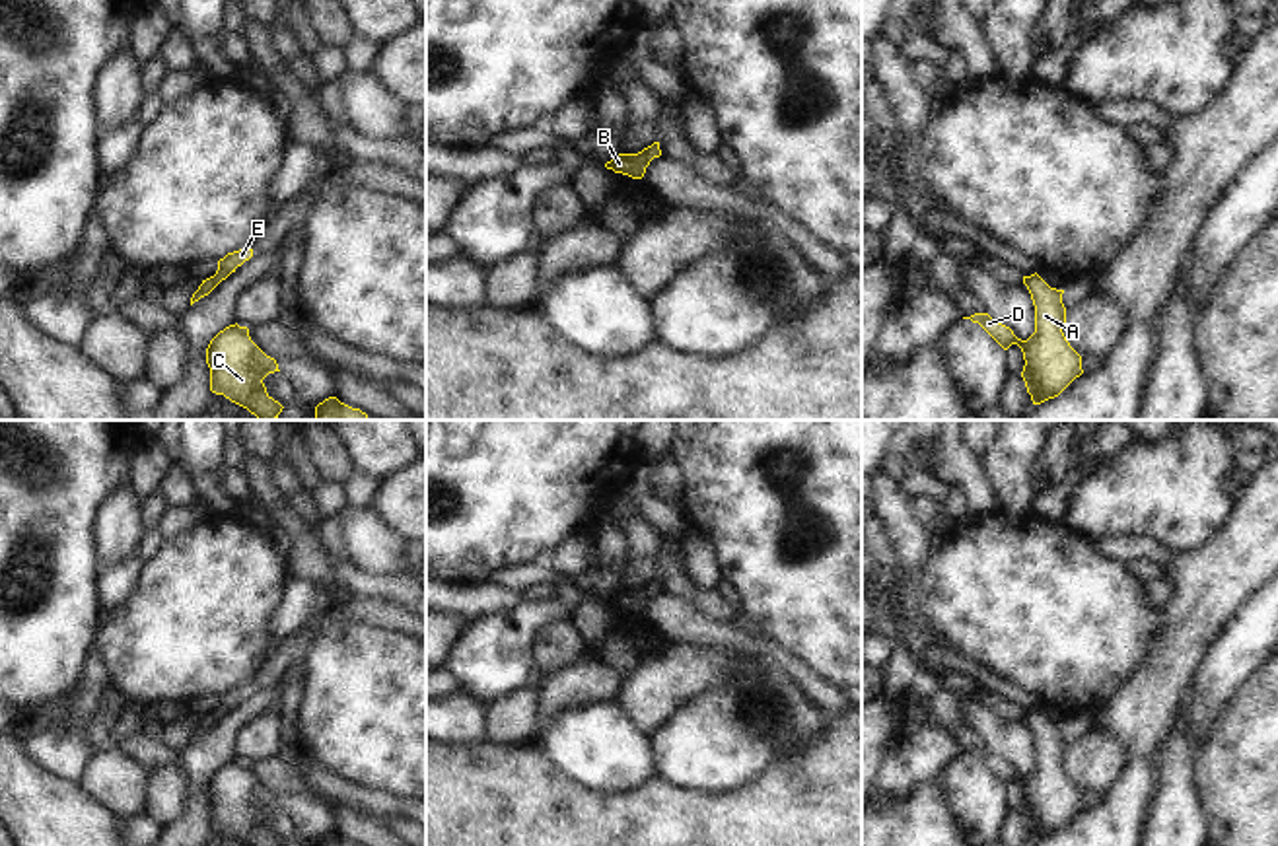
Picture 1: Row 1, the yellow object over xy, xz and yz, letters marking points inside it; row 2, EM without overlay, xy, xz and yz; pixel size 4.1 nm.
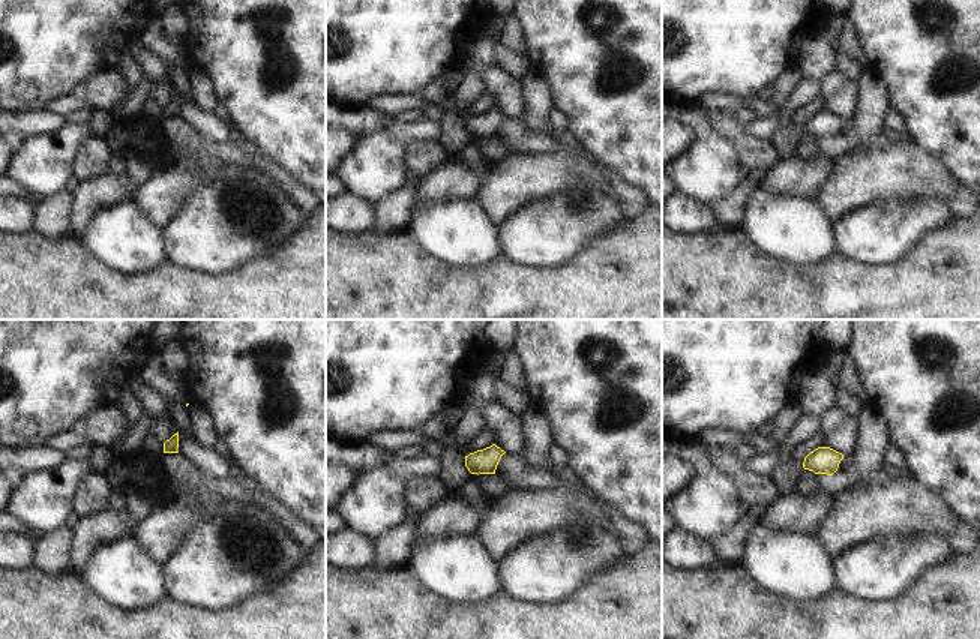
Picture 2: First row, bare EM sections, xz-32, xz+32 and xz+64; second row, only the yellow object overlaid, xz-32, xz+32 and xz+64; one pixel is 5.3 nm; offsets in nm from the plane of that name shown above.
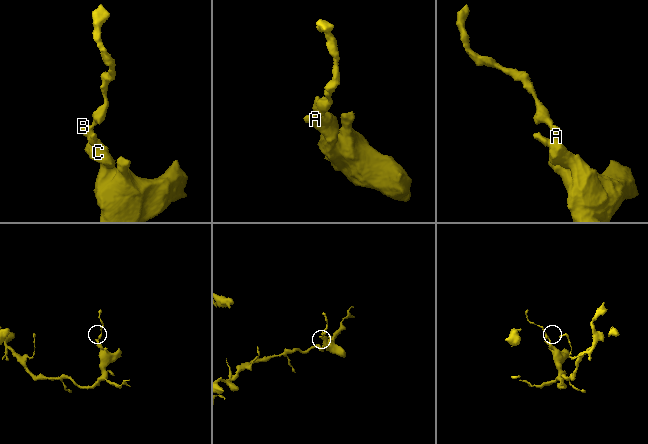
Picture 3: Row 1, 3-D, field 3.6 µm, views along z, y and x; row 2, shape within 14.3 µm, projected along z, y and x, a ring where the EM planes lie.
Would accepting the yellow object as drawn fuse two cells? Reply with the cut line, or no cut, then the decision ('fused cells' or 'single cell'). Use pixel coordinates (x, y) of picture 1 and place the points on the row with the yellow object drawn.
no cut; single cell

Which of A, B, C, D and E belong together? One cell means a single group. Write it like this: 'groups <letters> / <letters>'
groups A B C D E

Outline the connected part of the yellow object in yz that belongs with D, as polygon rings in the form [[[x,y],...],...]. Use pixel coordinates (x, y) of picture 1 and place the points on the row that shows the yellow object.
[[[1037,272],[1023,276],[1023,284],[1035,305],[1035,333],[1027,340],[1017,338],[1010,327],[994,321],[988,313],[963,319],[978,323],[1004,350],[1012,344],[1021,348],[1025,360],[1021,377],[1033,405],[1041,405],[1058,397],[1083,373],[1082,356],[1062,333],[1066,325],[1064,290],[1050,288]]]

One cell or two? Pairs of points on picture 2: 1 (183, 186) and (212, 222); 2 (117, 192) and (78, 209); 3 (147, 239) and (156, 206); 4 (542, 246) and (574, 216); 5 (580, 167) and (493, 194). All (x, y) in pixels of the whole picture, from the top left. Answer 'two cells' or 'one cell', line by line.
1: two cells
2: one cell
3: two cells
4: one cell
5: one cell

